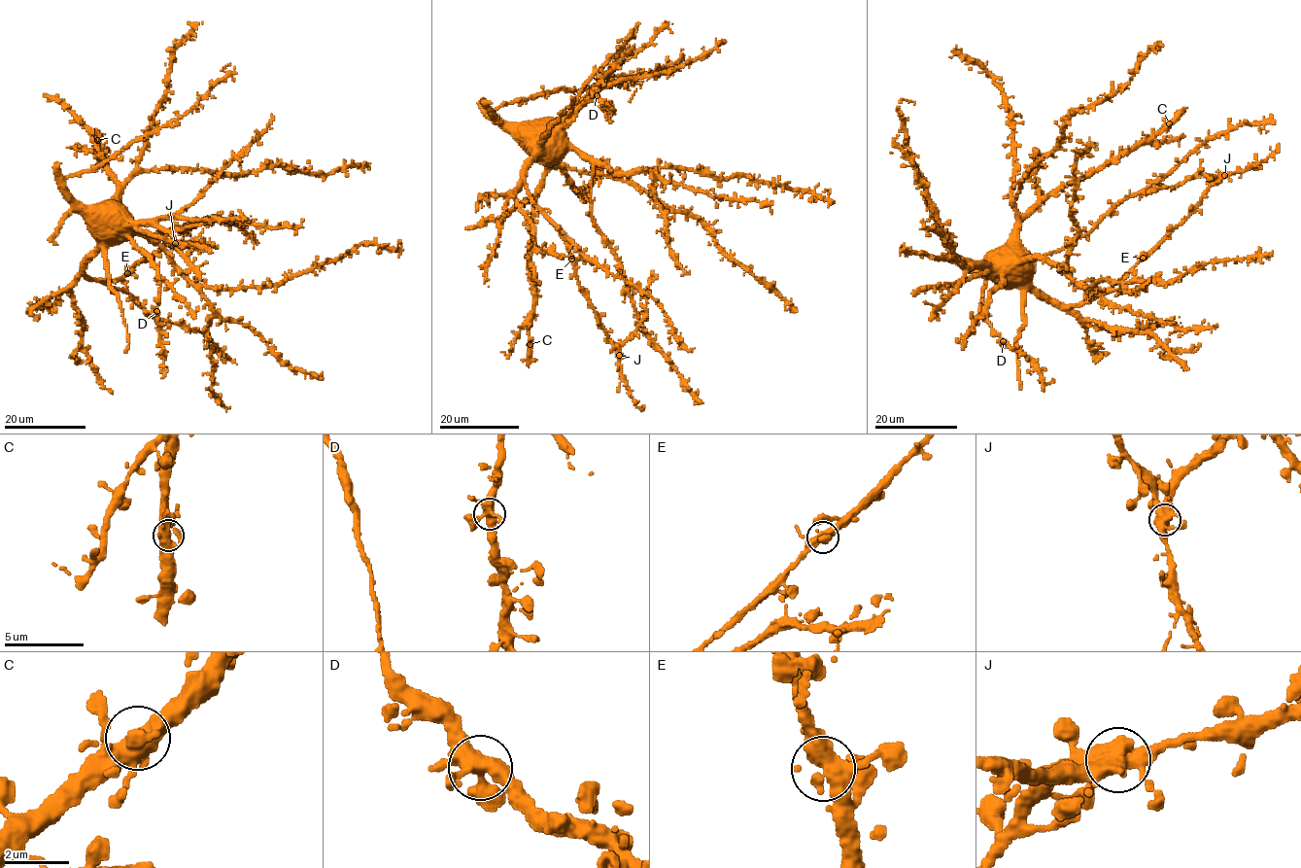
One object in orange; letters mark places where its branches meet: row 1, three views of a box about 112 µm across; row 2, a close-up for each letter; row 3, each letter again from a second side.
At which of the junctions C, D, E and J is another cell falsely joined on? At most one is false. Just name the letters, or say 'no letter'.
J

